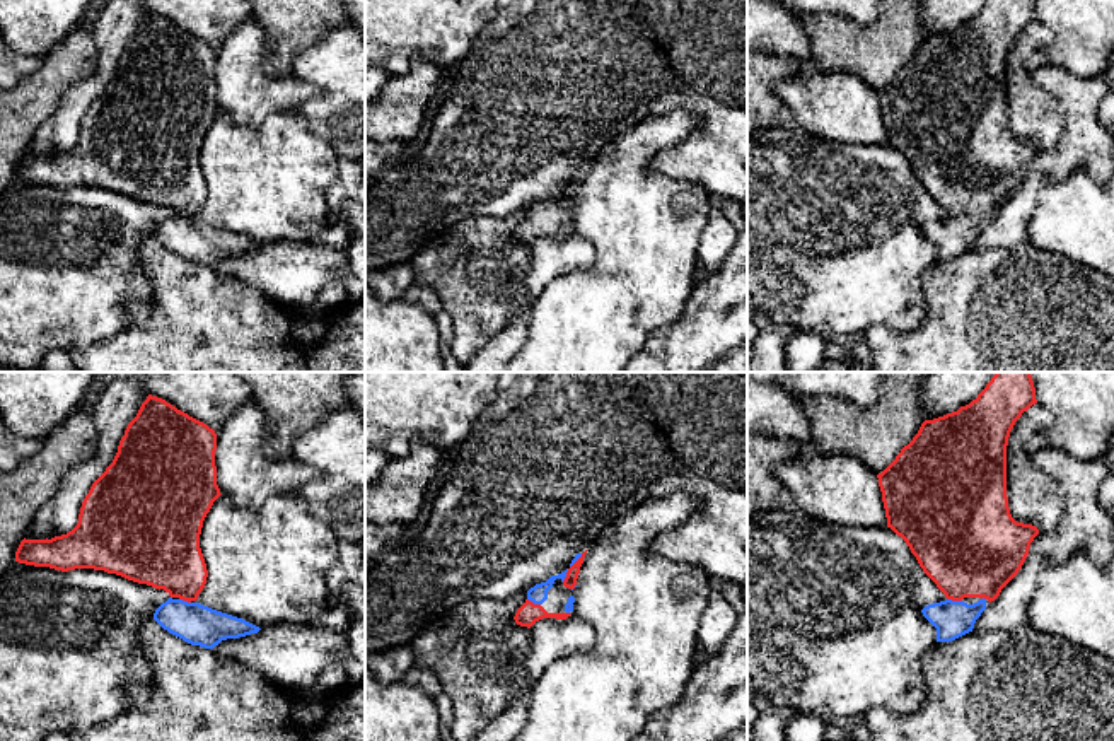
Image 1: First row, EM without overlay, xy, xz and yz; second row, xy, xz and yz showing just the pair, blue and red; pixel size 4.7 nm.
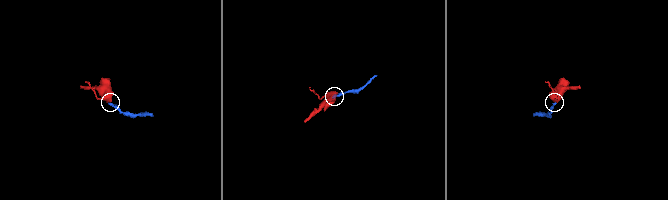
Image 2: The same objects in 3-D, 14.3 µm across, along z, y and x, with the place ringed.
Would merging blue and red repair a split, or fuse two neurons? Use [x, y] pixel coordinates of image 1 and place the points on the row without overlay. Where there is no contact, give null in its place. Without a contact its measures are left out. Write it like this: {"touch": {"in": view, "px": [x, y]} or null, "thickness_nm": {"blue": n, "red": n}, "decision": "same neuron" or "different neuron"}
{"touch": {"in": "yz", "px": [954, 219]}, "thickness_nm": {"blue": 180, "red": 440}, "decision": "same neuron"}

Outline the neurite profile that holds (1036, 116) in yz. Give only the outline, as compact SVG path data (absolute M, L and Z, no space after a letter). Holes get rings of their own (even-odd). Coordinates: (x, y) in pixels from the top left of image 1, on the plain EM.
M1039 20L1015 39L1007 63L1007 114L1017 140L1032 142L1041 150L1053 149L1063 128L1059 102L1032 82L1027 60L1053 41L1053 31Z

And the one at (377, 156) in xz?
M404 140L392 143L365 142L365 176L370 178L401 160Z

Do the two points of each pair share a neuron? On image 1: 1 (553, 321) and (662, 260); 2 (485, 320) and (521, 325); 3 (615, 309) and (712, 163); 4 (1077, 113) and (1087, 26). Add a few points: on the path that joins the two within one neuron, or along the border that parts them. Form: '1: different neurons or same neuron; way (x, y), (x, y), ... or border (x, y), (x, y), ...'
1: same neuron; way (580, 321), (599, 318), (635, 282)
2: different neurons; border (531, 308), (522, 308), (478, 350)
3: different neurons; border (659, 175), (669, 180), (696, 181), (713, 197)
4: different neurons; border (1043, 65), (1061, 65), (1084, 77), (1096, 77)

